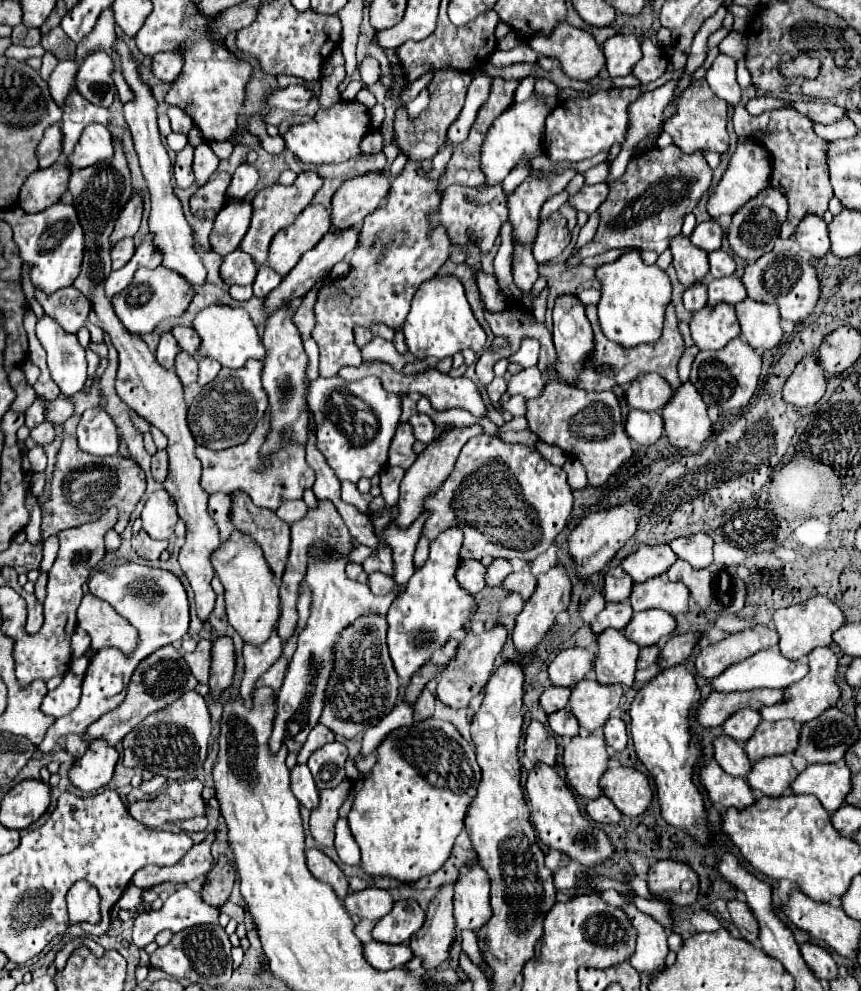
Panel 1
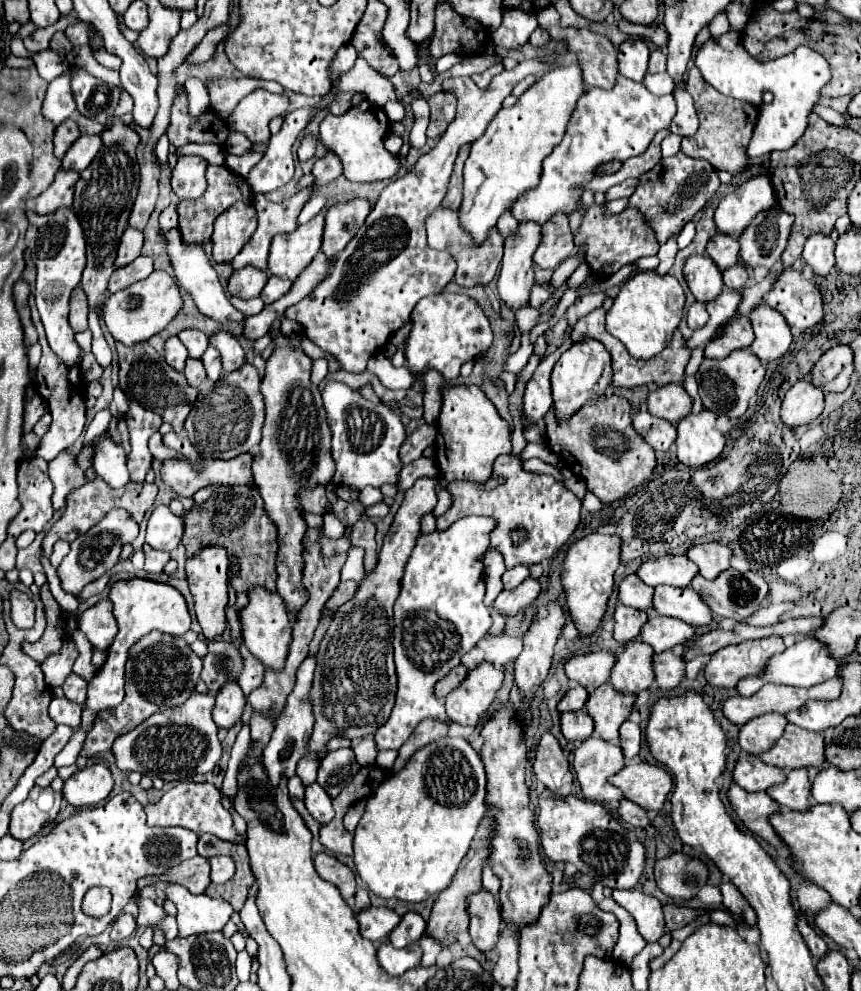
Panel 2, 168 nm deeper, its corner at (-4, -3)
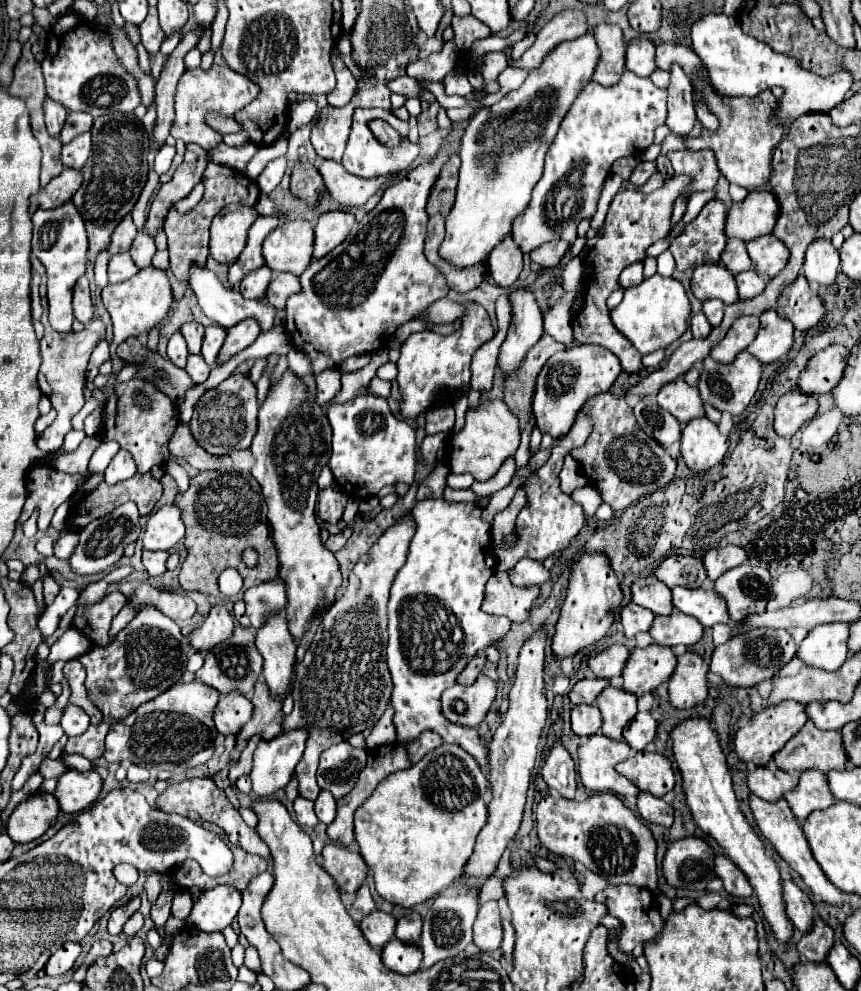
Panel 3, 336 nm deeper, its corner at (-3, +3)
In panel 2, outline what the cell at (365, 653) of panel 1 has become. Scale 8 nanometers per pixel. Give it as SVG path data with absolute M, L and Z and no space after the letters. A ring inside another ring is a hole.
M419 479L411 489L407 489L405 499L391 523L391 529L387 531L383 545L379 549L377 565L373 573L367 573L351 601L341 605L335 613L335 617L329 623L329 629L325 631L319 651L317 651L317 665L315 665L315 677L309 691L309 699L313 705L315 715L315 727L309 741L309 753L315 753L317 759L323 759L327 755L327 741L333 737L347 737L347 739L359 739L373 735L391 715L393 703L395 703L395 691L397 691L397 675L393 665L393 603L399 595L399 583L403 577L403 567L407 563L407 555L411 555L411 547L415 547L415 539L419 535L419 519L427 511L431 511L437 505L437 487L439 479Z

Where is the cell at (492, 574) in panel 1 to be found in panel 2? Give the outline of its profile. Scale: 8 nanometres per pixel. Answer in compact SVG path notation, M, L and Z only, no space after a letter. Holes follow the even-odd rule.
M517 565L517 567L509 569L509 571L505 571L505 575L503 575L503 585L505 585L505 589L515 589L515 587L517 587L519 583L523 583L529 575L531 575L531 573L529 573L529 567Z

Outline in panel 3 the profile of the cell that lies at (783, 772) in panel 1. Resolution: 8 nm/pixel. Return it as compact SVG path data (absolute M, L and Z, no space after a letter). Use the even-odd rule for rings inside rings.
M802 771L798 785L786 793L784 797L796 815L796 819L802 823L812 811L816 809L826 809L830 807L836 799L832 797L828 785L826 785L826 775L820 771Z

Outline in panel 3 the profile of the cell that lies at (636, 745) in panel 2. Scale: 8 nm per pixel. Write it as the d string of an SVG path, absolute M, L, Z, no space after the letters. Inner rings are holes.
M638 713L634 721L624 729L624 739L632 747L632 751L642 751L656 733L656 721L652 719L650 713Z

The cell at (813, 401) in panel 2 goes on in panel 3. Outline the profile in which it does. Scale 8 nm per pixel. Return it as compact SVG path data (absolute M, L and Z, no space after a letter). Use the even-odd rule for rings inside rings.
M796 387L780 397L774 409L774 429L778 429L778 435L782 437L792 437L806 421L810 421L816 415L816 409L816 397L808 393L804 395Z

